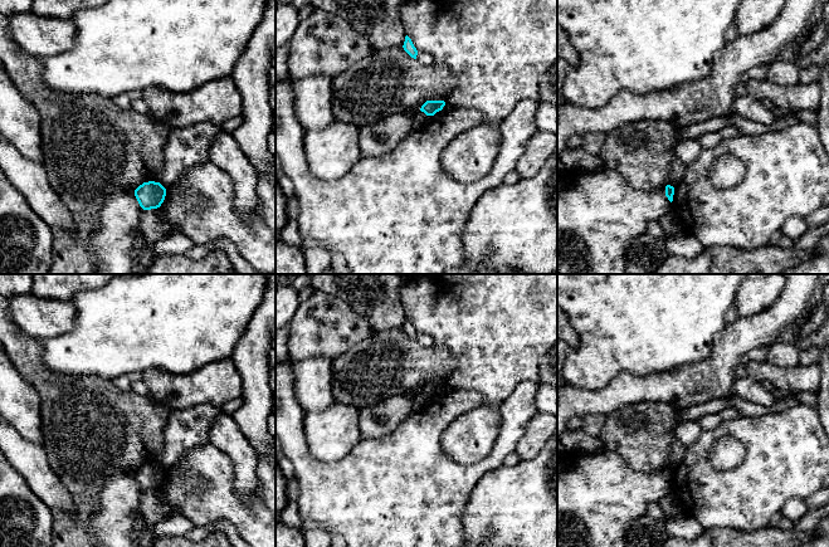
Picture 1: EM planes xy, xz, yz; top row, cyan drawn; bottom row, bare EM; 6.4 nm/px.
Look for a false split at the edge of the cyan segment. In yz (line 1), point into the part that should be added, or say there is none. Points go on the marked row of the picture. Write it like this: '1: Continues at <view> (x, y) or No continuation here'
1: No continuation here

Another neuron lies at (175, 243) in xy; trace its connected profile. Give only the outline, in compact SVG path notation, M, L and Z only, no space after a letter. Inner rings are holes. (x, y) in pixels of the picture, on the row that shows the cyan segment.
M171 230L153 245L155 254L160 255L185 255L194 246L194 241L185 234Z

